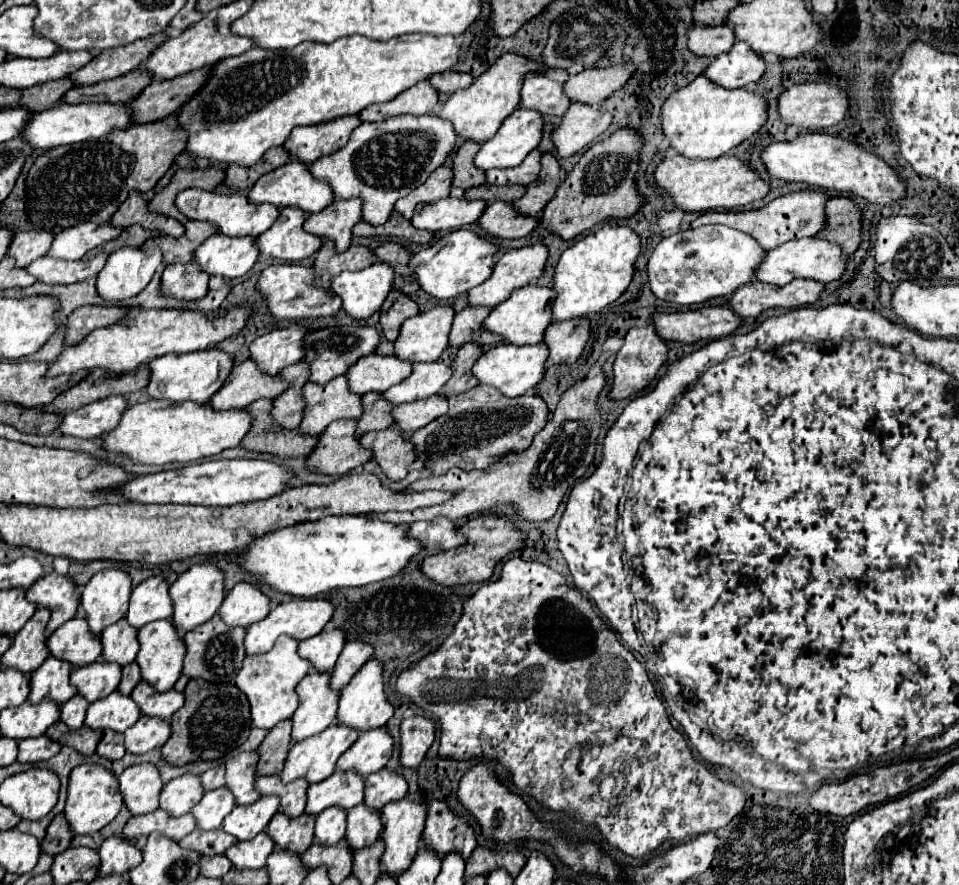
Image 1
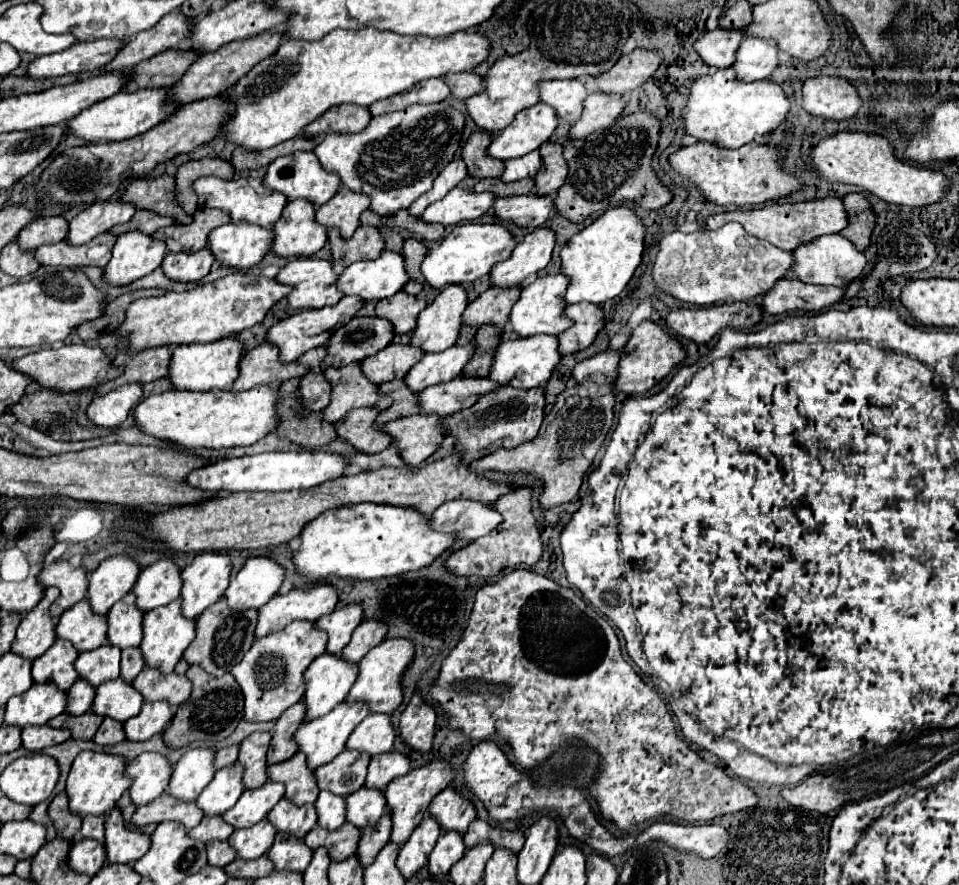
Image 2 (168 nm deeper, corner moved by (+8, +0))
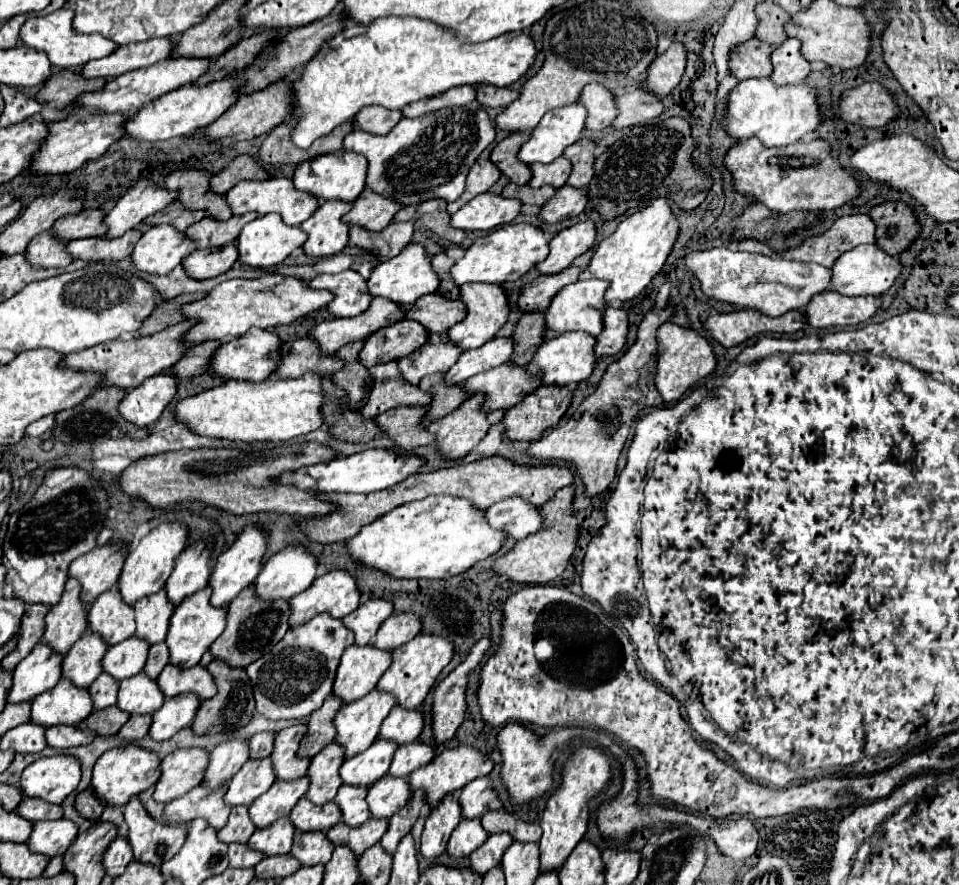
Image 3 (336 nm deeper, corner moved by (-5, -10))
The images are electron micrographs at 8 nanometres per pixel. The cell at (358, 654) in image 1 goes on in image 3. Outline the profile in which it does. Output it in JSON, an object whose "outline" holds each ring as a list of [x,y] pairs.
{"outline":[[[411,612],[391,614],[381,624],[379,632],[375,634],[373,646],[379,646],[381,650],[393,652],[397,646],[415,638],[419,632],[421,632],[421,620],[415,614],[411,614]]]}

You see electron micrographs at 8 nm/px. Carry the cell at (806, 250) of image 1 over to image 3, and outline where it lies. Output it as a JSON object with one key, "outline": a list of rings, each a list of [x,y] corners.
{"outline":[[[867,244],[867,246],[857,246],[857,248],[845,252],[843,258],[839,258],[831,270],[833,270],[831,290],[845,294],[845,296],[867,296],[867,294],[879,296],[879,294],[887,292],[893,286],[893,282],[899,278],[901,262],[897,256],[891,256],[883,250],[879,250],[879,246]]]}

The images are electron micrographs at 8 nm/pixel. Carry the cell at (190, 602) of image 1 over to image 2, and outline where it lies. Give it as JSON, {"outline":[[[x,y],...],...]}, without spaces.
{"outline":[[[202,552],[182,570],[182,614],[198,618],[224,596],[230,582],[230,558],[222,552]]]}

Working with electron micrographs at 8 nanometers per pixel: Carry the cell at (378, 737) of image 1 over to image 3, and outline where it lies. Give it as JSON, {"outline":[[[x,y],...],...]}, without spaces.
{"outline":[[[395,706],[391,710],[391,714],[383,720],[379,738],[385,740],[393,740],[397,744],[405,744],[405,742],[415,742],[423,730],[423,710],[421,708],[401,708]]]}

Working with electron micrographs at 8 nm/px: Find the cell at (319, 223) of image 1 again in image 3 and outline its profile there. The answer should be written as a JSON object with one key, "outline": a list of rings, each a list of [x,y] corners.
{"outline":[[[363,190],[363,194],[353,202],[353,208],[343,218],[349,224],[359,224],[367,230],[379,232],[391,224],[393,216],[401,210],[399,204],[391,202],[391,198],[383,198],[373,190]]]}

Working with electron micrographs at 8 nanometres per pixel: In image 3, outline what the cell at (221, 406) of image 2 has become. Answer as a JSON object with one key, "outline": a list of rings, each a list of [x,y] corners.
{"outline":[[[303,374],[291,380],[269,376],[263,382],[223,382],[221,386],[181,400],[177,418],[187,428],[211,438],[241,442],[289,440],[321,428],[321,406],[325,400],[321,388],[323,378],[325,374]]]}

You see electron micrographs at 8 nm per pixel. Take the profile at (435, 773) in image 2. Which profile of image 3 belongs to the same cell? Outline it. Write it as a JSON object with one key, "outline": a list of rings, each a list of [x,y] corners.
{"outline":[[[459,744],[455,748],[447,748],[443,750],[441,754],[437,754],[433,758],[433,762],[429,762],[427,766],[423,766],[421,770],[413,770],[409,774],[409,784],[411,784],[411,790],[425,790],[427,792],[427,804],[429,806],[437,806],[437,802],[449,794],[449,792],[455,792],[455,790],[461,790],[465,784],[469,784],[473,778],[479,778],[479,776],[487,776],[489,772],[493,770],[493,760],[483,754],[481,750],[469,746],[469,744]]]}

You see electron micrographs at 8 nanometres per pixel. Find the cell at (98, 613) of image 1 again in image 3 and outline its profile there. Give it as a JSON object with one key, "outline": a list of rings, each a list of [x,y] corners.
{"outline":[[[165,522],[141,538],[135,550],[129,552],[123,566],[123,574],[119,578],[119,590],[127,604],[135,604],[139,598],[155,594],[155,590],[161,590],[165,586],[167,578],[171,576],[171,570],[175,568],[177,554],[183,552],[187,546],[187,536],[189,536],[189,528],[185,524]]]}

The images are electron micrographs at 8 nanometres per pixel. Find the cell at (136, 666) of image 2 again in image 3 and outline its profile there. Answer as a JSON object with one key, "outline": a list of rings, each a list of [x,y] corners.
{"outline":[[[159,642],[155,646],[151,646],[149,650],[149,658],[147,658],[147,664],[145,664],[145,674],[149,678],[157,678],[161,674],[161,670],[165,668],[165,664],[169,662],[169,654],[167,654],[167,644],[165,642]]]}

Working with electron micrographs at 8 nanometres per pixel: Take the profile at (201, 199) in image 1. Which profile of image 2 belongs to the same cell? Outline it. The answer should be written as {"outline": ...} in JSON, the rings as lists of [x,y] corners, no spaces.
{"outline":[[[206,176],[194,182],[194,194],[198,196],[198,206],[202,208],[218,208],[230,214],[230,222],[248,222],[248,224],[256,224],[256,226],[264,226],[268,228],[270,224],[274,224],[280,214],[282,208],[286,206],[286,196],[282,196],[280,192],[268,190],[262,186],[262,180],[256,178],[240,178],[240,180],[220,180],[216,176]]]}

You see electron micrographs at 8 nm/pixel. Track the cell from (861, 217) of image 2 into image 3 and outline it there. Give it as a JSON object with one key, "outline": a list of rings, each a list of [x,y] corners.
{"outline":[[[905,202],[879,204],[869,216],[877,224],[877,246],[893,256],[905,252],[921,232],[915,212]]]}

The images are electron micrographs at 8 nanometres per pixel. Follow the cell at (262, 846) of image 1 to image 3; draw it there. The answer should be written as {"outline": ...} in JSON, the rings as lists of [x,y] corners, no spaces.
{"outline":[[[283,816],[267,828],[257,828],[249,838],[247,846],[253,850],[261,850],[267,856],[289,854],[293,844],[293,834],[295,834],[293,822],[289,820],[289,816]]]}

